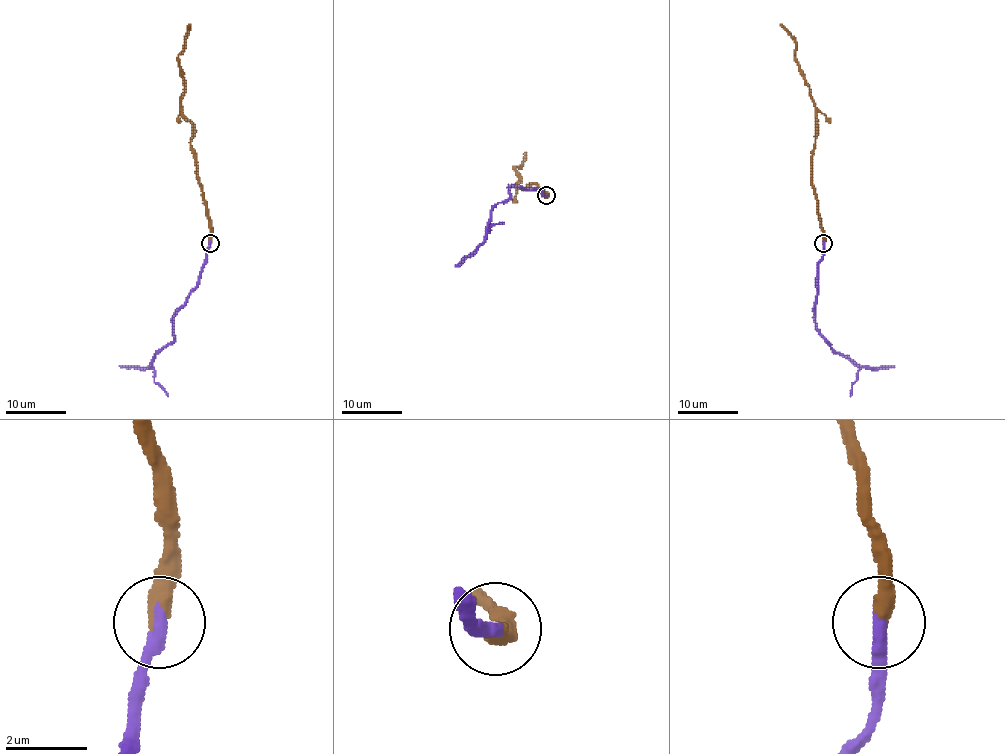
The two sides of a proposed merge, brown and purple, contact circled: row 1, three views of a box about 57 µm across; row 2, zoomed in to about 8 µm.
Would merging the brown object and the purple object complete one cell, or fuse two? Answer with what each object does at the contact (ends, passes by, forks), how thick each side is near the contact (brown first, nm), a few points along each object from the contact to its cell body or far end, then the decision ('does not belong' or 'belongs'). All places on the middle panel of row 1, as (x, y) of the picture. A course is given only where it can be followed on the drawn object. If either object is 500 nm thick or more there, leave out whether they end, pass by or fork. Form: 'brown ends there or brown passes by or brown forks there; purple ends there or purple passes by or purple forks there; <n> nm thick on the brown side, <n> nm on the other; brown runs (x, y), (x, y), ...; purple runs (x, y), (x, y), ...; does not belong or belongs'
brown ends there; purple ends there; 400 nm thick on the brown side, 360 nm on the other; brown runs (546, 195), (535, 184), (528, 189), (517, 186), (520, 178), (514, 167), (520, 167), (526, 152); purple runs (546, 195), (538, 190), (509, 187), (509, 196), (493, 208), (484, 240), (455, 266); belongs

